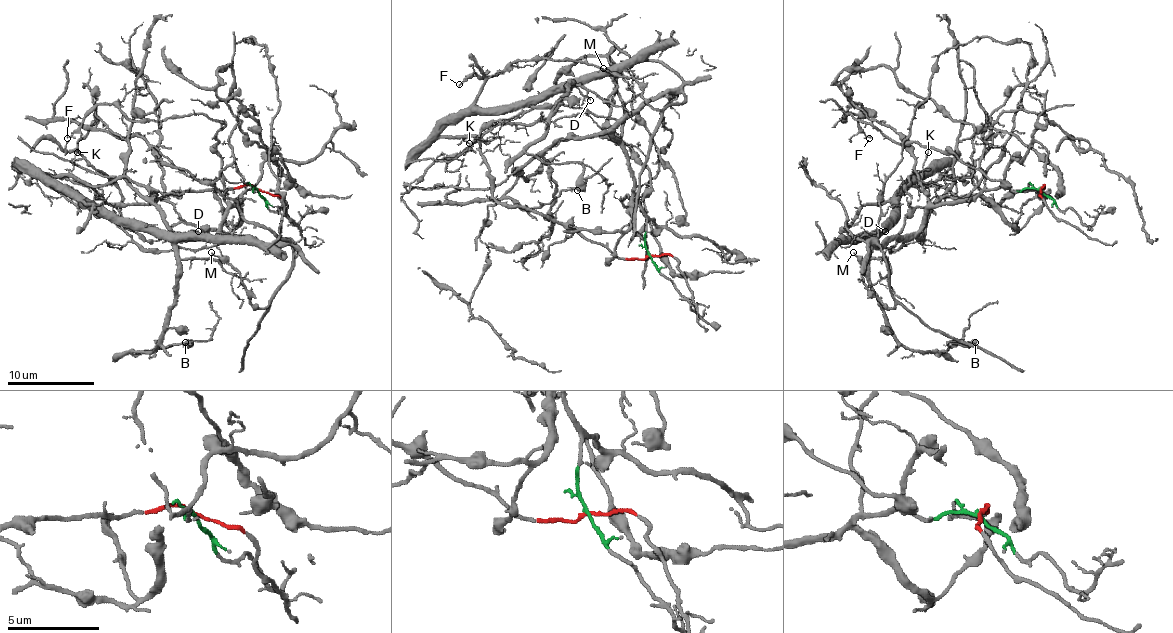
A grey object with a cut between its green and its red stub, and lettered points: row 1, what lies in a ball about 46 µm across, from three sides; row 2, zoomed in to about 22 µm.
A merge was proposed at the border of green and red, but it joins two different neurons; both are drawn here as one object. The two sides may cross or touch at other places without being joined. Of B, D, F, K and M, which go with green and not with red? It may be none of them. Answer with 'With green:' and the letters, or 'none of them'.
With green: F, M

